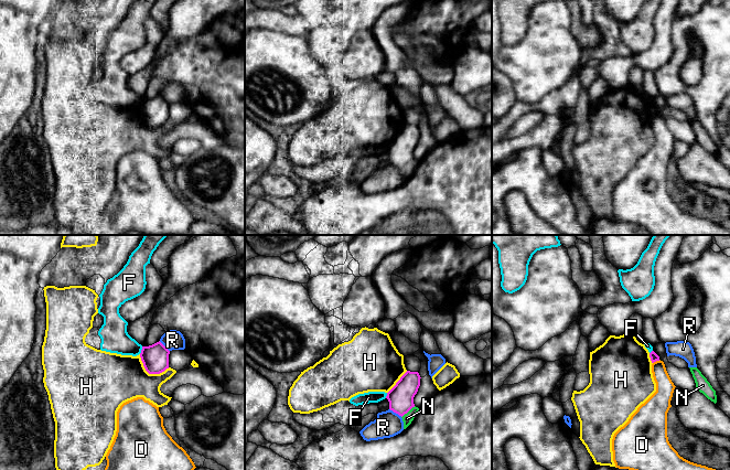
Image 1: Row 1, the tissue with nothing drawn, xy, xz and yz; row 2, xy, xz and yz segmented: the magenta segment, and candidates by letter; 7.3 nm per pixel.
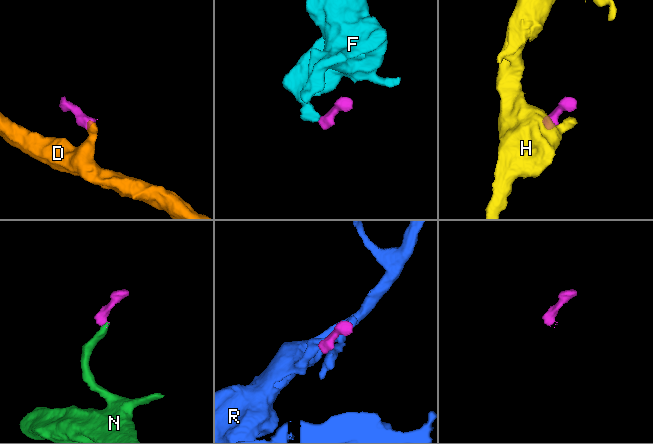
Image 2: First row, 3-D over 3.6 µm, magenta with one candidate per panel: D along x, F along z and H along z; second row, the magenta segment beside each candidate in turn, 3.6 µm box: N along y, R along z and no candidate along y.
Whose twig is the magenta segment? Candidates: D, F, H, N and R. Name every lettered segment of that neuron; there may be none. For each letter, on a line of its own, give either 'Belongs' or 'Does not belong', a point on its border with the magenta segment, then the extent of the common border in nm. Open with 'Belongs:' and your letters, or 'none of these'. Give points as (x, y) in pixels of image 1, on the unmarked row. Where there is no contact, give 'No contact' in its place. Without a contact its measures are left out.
Belongs: N
D: Does not belong. Touches magenta at yz (656, 113). Shared border 60 nm
F: Does not belong. Touches magenta at xy (141, 103). Shared border 60 nm
H: Does not belong. Touches magenta at xy (150, 126). Shared border 240 nm
N: Belongs. Touches magenta at xz (408, 163). Shared border 130 nm
R: Does not belong. Touches magenta at xz (396, 166). Shared border 110 nm

